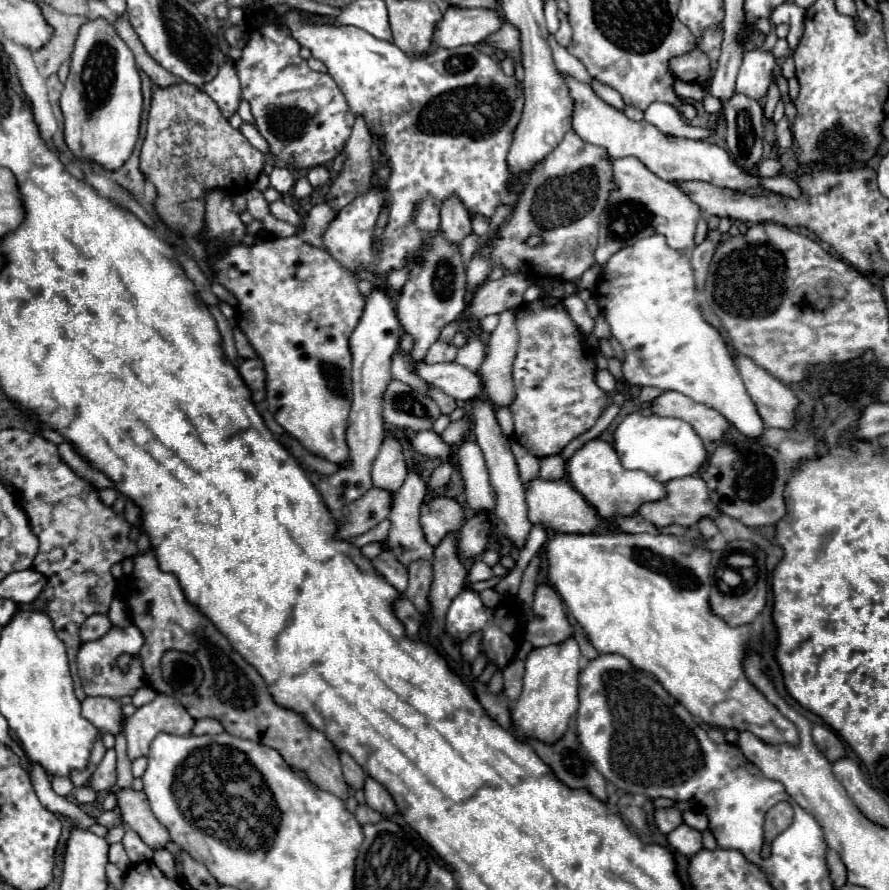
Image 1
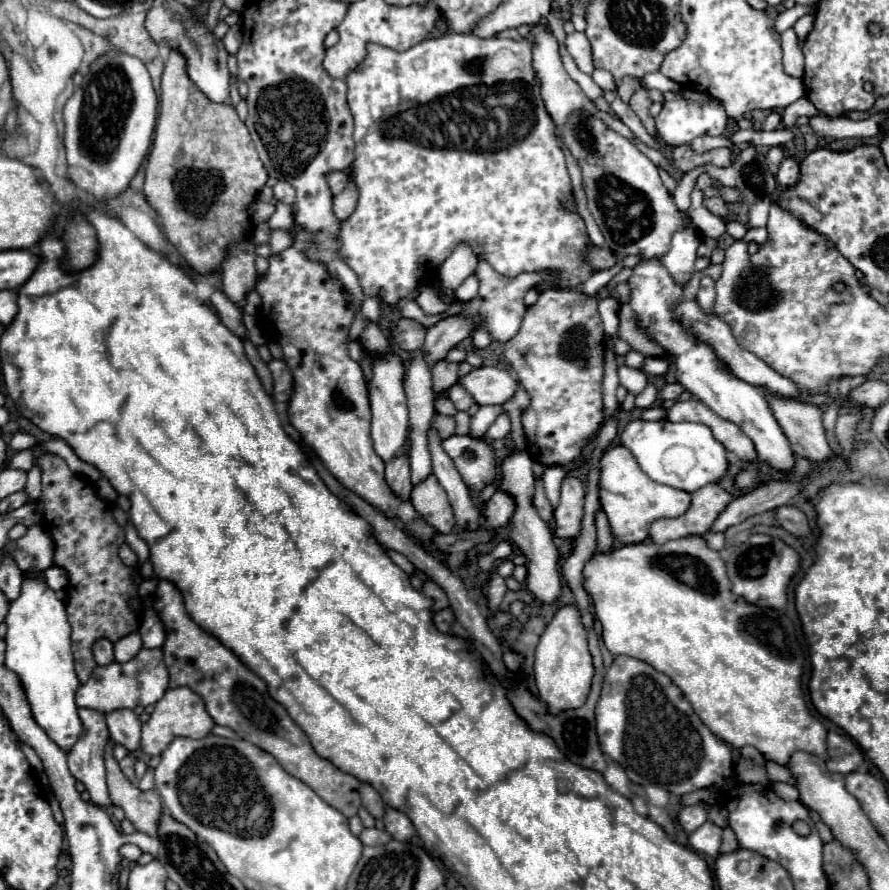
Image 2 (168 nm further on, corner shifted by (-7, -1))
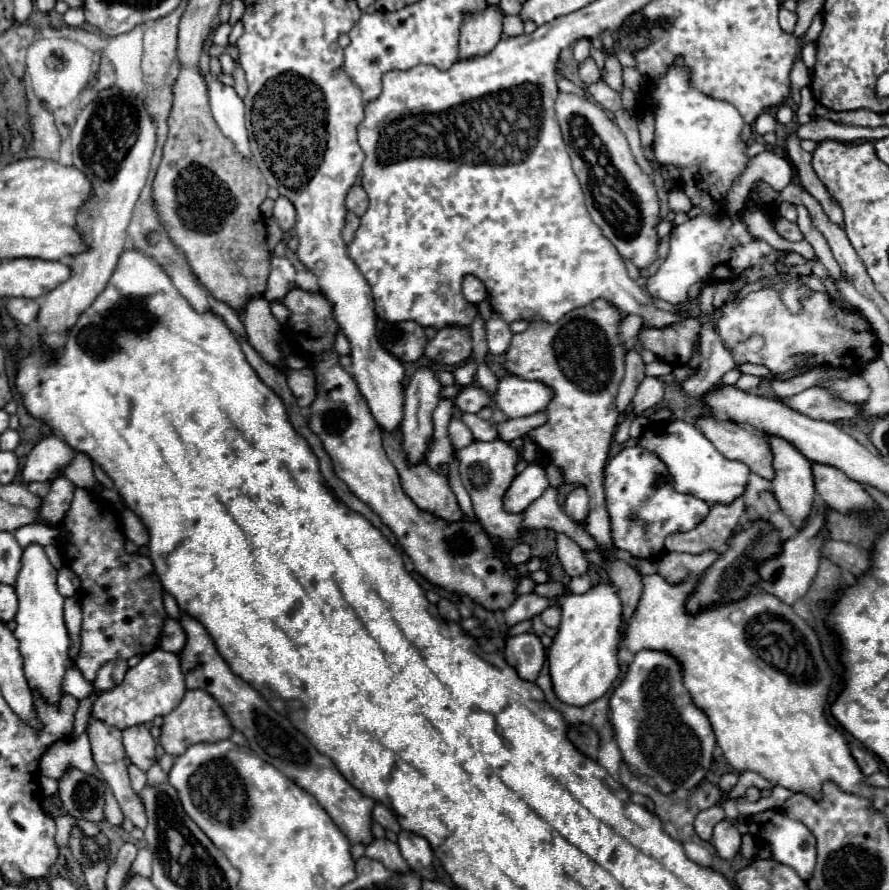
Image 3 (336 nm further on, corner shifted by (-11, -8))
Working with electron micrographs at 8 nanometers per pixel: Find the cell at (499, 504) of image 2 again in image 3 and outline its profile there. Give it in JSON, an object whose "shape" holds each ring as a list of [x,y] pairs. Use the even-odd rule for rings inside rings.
{"shape":[[[529,464],[519,476],[515,476],[513,484],[505,492],[503,510],[511,514],[521,514],[527,510],[531,502],[535,502],[545,488],[549,486],[545,470],[541,464]]]}

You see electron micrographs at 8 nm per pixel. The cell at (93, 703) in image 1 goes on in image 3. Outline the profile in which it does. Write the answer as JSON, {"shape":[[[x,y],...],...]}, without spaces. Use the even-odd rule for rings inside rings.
{"shape":[[[137,724],[137,726],[131,726],[131,728],[123,730],[123,746],[125,746],[125,752],[127,752],[129,760],[137,768],[147,772],[149,766],[155,762],[157,742],[143,724]]]}

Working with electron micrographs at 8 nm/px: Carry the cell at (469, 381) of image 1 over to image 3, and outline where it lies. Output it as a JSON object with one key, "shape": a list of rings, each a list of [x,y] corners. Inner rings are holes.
{"shape":[[[507,374],[499,378],[493,404],[503,410],[503,414],[507,414],[509,418],[519,418],[545,410],[551,396],[553,392],[545,384]]]}

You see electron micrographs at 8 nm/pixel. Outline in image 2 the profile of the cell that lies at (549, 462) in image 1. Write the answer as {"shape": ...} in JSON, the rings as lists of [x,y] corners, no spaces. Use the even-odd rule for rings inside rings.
{"shape":[[[567,475],[561,485],[561,501],[555,509],[559,537],[579,537],[583,523],[583,497],[583,483],[577,477]]]}

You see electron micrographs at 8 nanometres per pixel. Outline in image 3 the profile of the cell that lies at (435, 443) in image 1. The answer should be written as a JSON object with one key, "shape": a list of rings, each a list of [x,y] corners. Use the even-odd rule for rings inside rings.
{"shape":[[[499,438],[493,442],[473,442],[467,448],[457,452],[459,474],[473,500],[473,510],[475,510],[481,526],[485,528],[485,532],[497,540],[509,540],[509,538],[517,538],[523,534],[523,530],[519,526],[523,514],[505,514],[503,512],[503,494],[515,478],[517,460],[519,460],[519,452],[511,444],[507,444]]]}

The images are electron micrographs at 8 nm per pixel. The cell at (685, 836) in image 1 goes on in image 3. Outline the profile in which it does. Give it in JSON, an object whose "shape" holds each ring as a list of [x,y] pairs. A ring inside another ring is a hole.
{"shape":[[[725,818],[715,826],[711,844],[713,844],[717,856],[721,856],[723,860],[731,860],[739,852],[741,834],[731,826],[731,820]]]}

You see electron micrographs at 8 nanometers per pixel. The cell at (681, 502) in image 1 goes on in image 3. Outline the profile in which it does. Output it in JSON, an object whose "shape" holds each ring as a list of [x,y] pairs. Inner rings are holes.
{"shape":[[[735,498],[731,504],[713,504],[705,520],[693,530],[669,534],[665,538],[665,550],[687,554],[699,554],[711,548],[721,550],[737,526],[737,520],[741,516],[741,504],[745,510],[743,498]]]}

